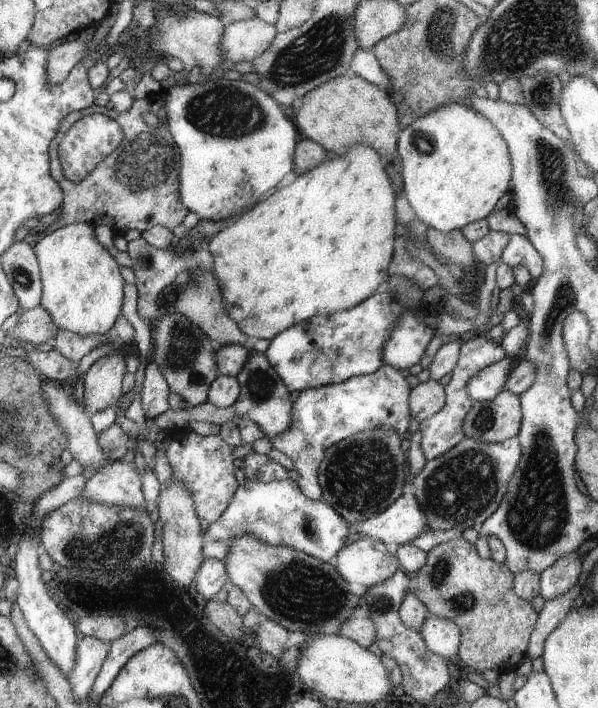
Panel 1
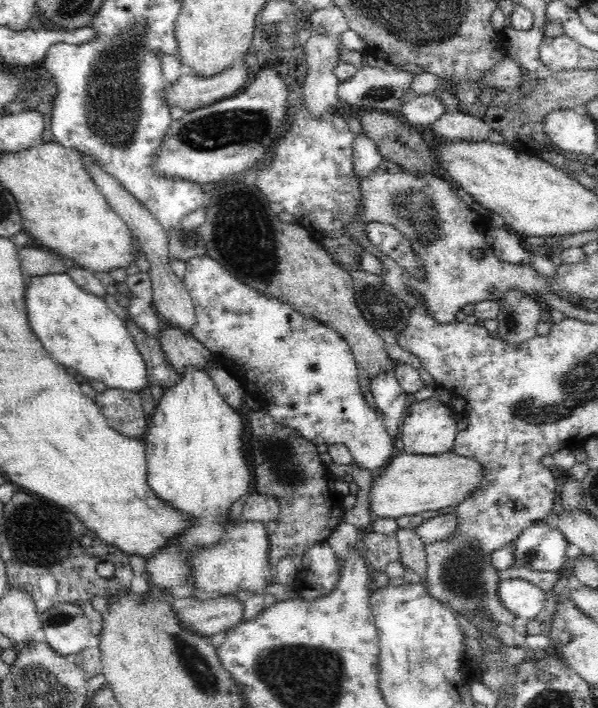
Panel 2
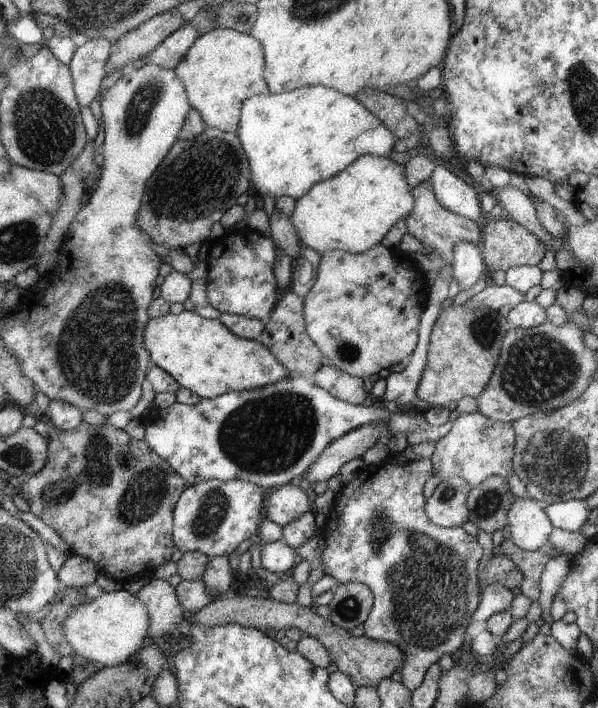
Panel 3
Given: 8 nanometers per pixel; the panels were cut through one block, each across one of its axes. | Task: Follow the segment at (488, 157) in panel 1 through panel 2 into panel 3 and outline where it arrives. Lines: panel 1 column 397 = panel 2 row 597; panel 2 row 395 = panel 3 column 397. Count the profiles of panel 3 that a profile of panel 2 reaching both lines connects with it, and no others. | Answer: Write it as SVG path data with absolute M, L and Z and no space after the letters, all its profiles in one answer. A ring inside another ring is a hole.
M361 156L341 170L341 174L317 182L303 198L295 200L289 220L303 248L313 248L319 254L327 254L331 250L365 254L375 244L381 244L389 226L399 218L407 218L413 206L415 198L401 164L395 164L389 158Z

